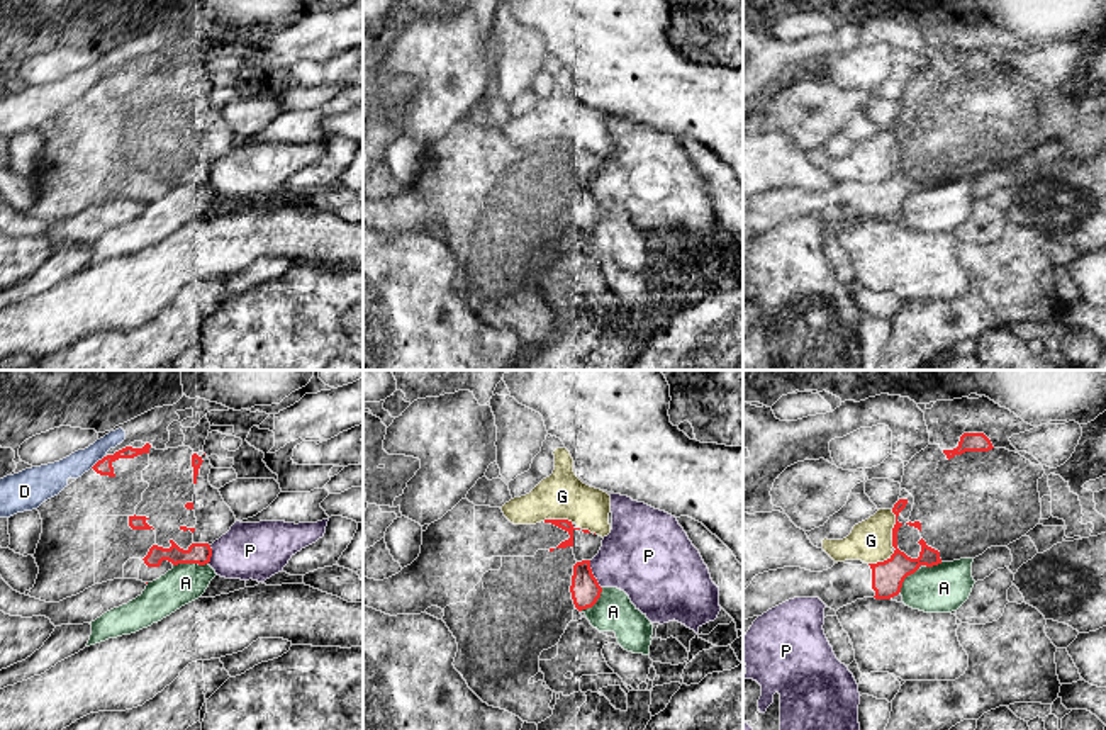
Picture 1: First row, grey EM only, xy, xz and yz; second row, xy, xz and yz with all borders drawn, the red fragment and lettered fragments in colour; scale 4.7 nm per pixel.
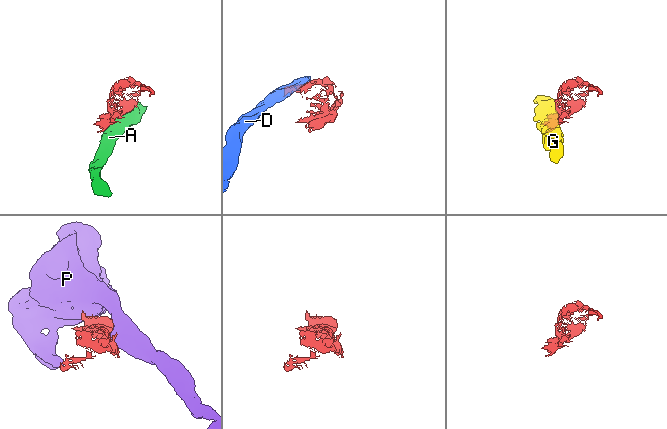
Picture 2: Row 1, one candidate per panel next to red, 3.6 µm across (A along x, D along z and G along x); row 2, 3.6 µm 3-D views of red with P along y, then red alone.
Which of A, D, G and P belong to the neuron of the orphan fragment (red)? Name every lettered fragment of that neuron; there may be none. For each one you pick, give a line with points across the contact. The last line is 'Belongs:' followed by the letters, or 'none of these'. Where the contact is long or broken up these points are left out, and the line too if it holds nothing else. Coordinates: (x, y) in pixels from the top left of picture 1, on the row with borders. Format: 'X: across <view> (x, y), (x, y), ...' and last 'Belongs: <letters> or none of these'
Belongs: none of these

